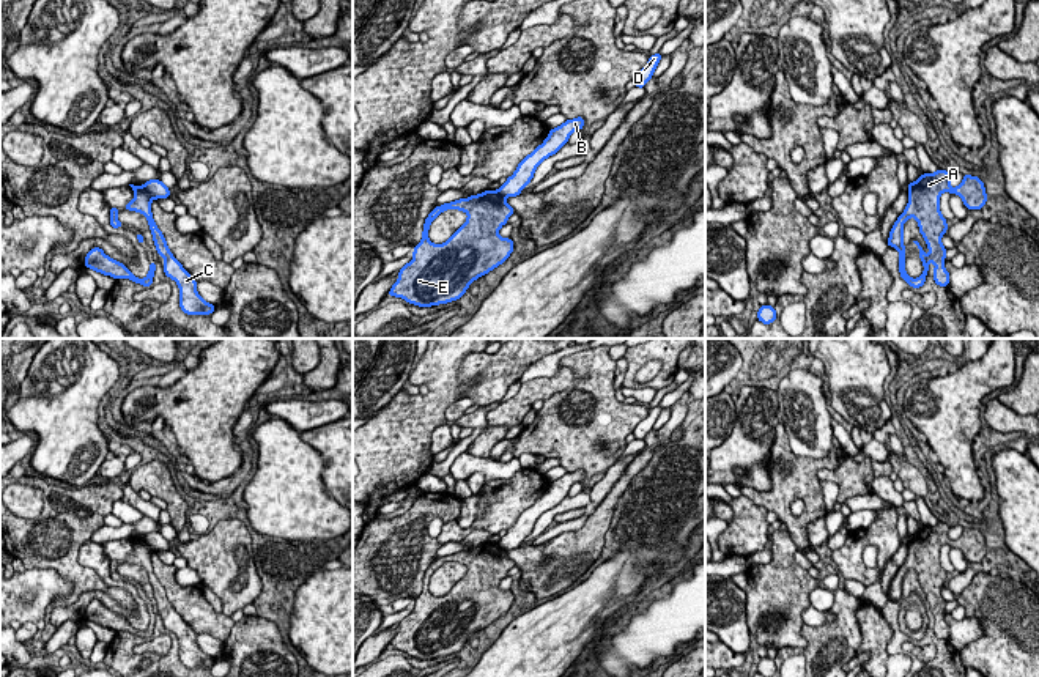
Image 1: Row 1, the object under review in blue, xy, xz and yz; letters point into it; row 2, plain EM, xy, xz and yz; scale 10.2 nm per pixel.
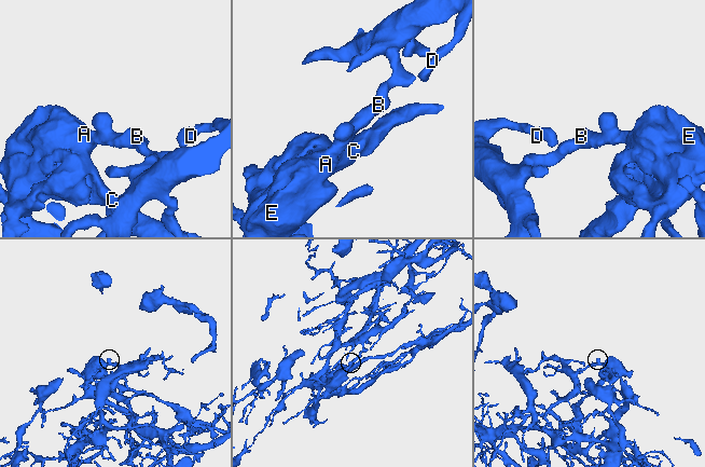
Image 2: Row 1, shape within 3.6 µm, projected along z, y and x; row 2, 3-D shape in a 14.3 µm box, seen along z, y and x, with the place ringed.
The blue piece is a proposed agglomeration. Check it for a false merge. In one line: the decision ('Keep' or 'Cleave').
Cleave

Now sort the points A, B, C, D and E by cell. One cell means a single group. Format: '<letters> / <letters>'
A C E / B D

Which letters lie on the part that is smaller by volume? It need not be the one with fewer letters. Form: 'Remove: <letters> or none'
Remove: A, C, E

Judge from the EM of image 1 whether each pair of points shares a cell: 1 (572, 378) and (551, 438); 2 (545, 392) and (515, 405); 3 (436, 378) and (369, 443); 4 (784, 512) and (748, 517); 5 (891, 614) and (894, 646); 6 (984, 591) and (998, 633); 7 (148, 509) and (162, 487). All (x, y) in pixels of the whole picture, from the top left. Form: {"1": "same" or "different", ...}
{"1": "different", "2": "same", "3": "same", "4": "different", "5": "same", "6": "same", "7": "different"}

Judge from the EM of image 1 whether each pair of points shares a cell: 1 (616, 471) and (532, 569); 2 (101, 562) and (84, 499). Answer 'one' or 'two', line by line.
1: two
2: two

